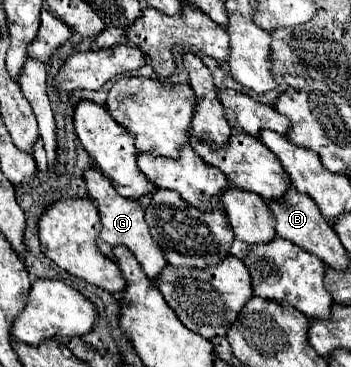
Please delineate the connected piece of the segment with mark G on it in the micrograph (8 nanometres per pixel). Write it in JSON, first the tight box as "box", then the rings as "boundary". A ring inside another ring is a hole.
{"box":[83,166,167,278],"boundary":[[[93,166],[83,172],[83,180],[87,184],[87,194],[95,202],[99,218],[101,218],[101,230],[99,230],[99,238],[97,238],[99,252],[105,254],[107,258],[115,260],[113,246],[123,244],[123,246],[127,246],[135,254],[135,258],[141,264],[141,268],[145,270],[145,274],[149,278],[157,278],[157,274],[167,266],[167,262],[161,256],[161,250],[159,250],[157,242],[151,238],[149,228],[145,224],[145,218],[143,218],[145,208],[149,206],[149,200],[147,198],[133,200],[133,198],[125,198],[125,196],[117,194],[117,190],[111,186],[111,182],[97,168],[93,168]]]}

